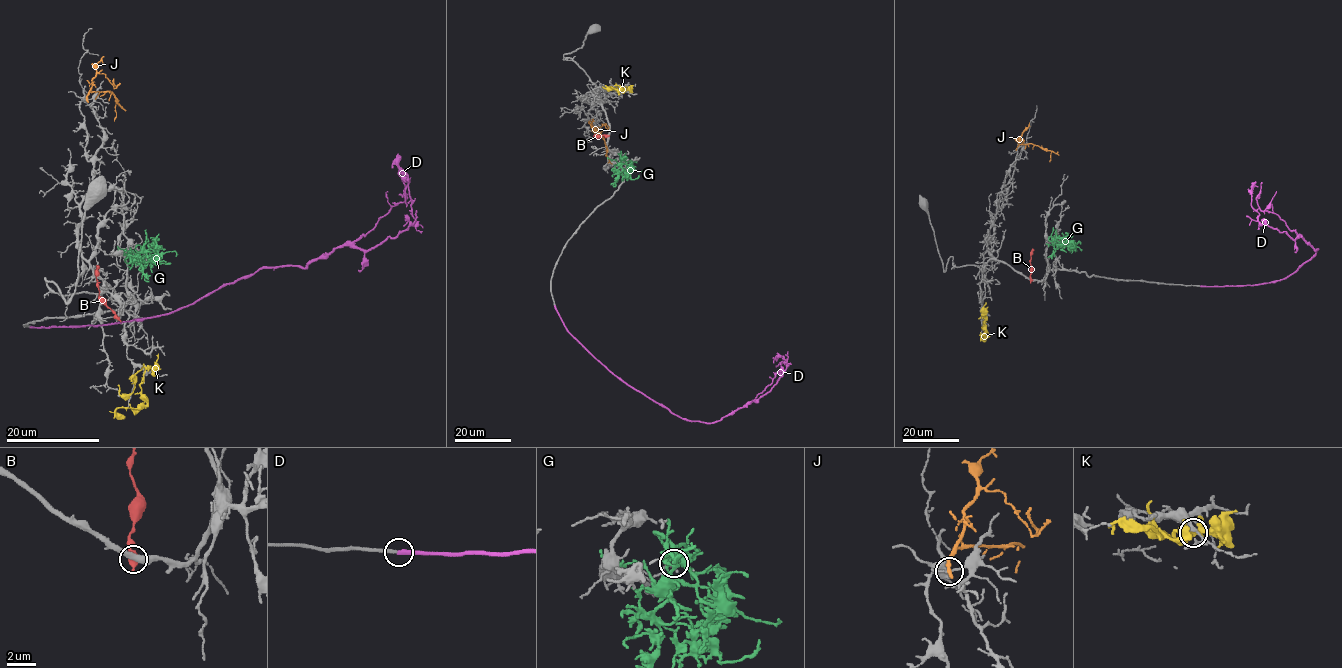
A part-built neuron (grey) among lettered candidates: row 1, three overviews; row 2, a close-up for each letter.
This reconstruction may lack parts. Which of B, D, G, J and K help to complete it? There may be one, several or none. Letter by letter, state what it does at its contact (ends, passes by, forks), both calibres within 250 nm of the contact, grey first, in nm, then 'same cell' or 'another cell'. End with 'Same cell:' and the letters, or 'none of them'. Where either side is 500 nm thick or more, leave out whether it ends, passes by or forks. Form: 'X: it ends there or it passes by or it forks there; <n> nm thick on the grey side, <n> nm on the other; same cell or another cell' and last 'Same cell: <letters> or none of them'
B: 440 nm thick on the grey side, 650 nm on the other; another cell
D: it ends there; 240 nm thick on the grey side, 360 nm on the other; same cell
G: it forks there; 170 nm thick on the grey side, 360 nm on the other; another cell
J: it ends there; 110 nm thick on the grey side, 280 nm on the other; another cell
K: it forks there; 220 nm thick on the grey side, 320 nm on the other; another cell
Same cell: D

